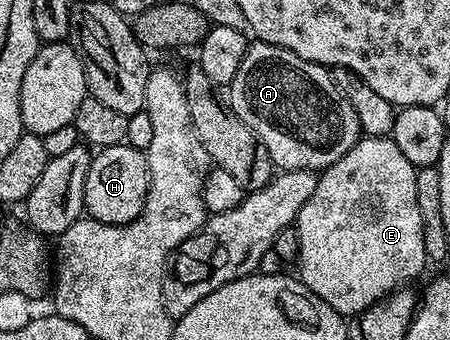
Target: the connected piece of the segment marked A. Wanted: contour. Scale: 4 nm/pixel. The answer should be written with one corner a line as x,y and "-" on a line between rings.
259,41
249,42
242,65
238,65
238,73
234,73
234,81
227,88
226,95
232,114
237,115
260,138
266,153
270,153
273,168
280,171
306,169
319,173
341,159
362,135
358,117
354,117
354,109
350,109
343,93
334,85
331,70
321,63
306,61
285,47

